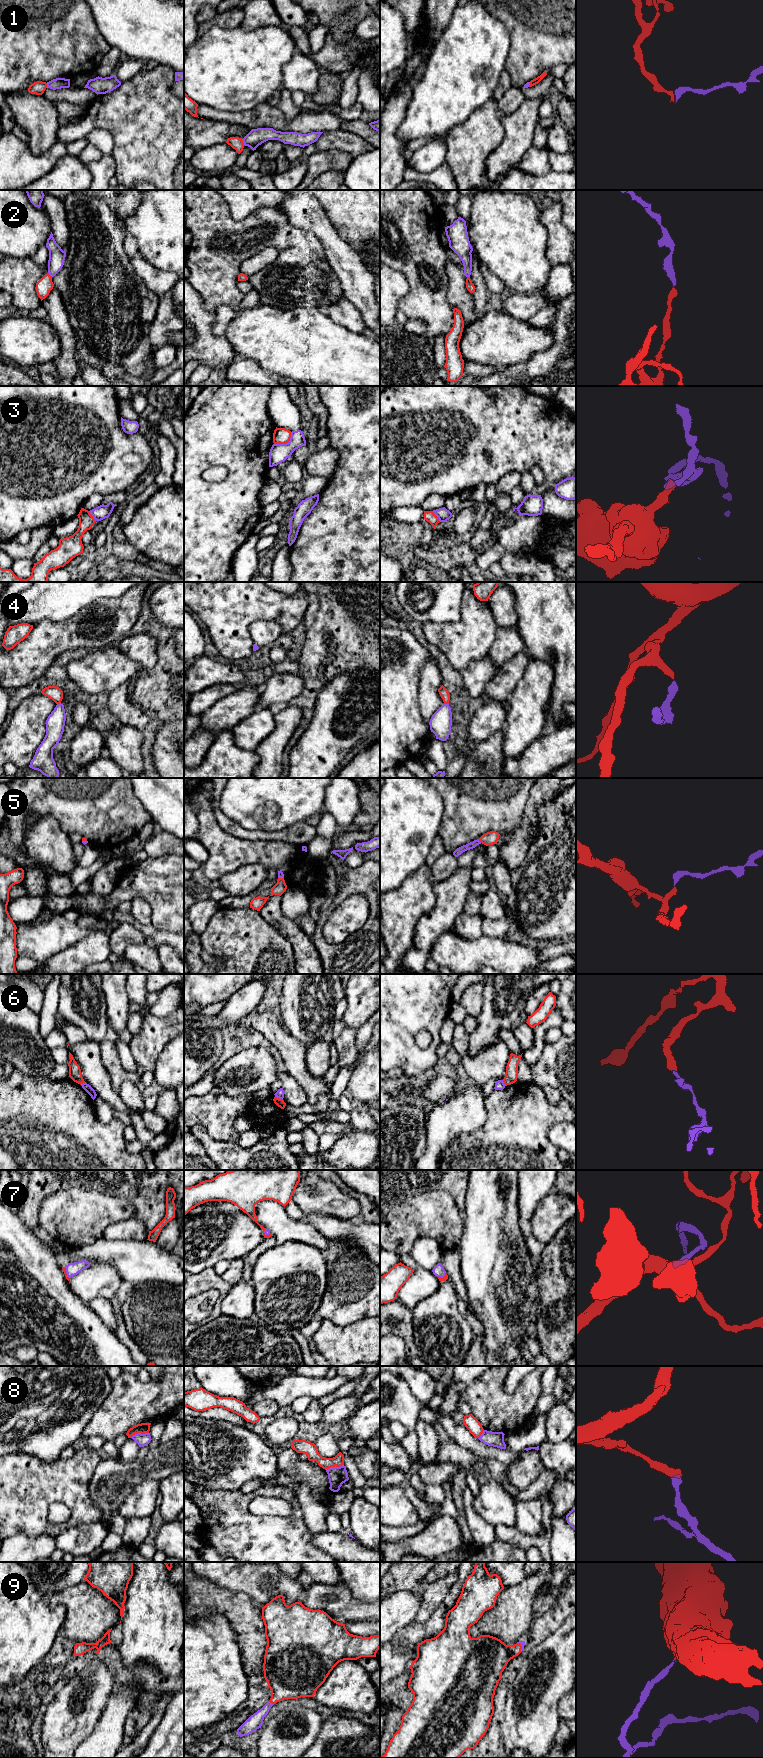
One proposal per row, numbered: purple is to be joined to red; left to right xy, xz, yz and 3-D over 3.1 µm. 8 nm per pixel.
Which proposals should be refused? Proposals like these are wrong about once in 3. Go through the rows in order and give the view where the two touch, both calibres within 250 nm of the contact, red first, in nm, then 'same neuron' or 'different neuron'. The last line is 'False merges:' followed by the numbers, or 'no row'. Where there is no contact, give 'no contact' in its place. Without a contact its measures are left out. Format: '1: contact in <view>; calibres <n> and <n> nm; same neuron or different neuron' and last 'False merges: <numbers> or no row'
1: contact in xz; calibres 100 and 140 nm; different neuron
2: contact in xy; calibres 130 and 130 nm; same neuron
3: contact in xz; calibres 130 and 150 nm; different neuron
4: contact in yz; calibres 70 and 180 nm; same neuron
5: contact in yz; calibres 110 and 60 nm; same neuron
6: contact in xz; calibres 70 and 70 nm; different neuron
7: contact in xy; calibres 30 and 110 nm; same neuron
8: contact in xy; calibres 90 and 100 nm; different neuron
9: contact in xz; calibres 360 and 120 nm; same neuron
False merges: 1, 3, 6, 8

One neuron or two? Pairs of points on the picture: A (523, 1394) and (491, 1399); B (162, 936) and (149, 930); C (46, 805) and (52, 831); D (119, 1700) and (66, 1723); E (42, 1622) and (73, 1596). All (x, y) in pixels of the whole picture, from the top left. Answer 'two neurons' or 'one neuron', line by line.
A: one neuron
B: one neuron
C: two neurons
D: two neurons
E: two neurons

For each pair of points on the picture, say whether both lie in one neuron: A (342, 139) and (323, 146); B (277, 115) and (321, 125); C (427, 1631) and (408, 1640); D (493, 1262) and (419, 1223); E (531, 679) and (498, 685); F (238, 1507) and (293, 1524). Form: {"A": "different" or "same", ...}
{"A": "same", "B": "same", "C": "same", "D": "different", "E": "different", "F": "same"}

